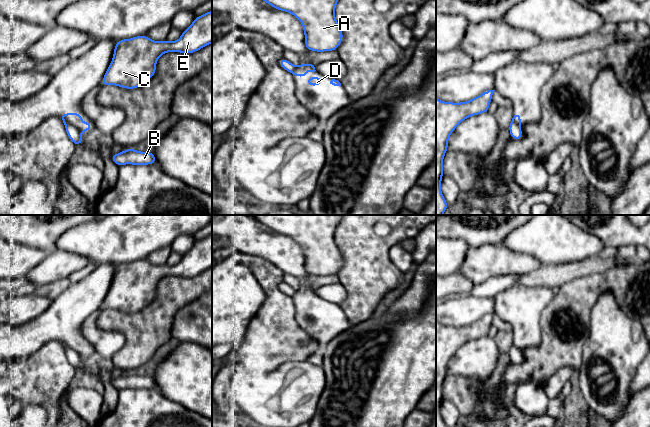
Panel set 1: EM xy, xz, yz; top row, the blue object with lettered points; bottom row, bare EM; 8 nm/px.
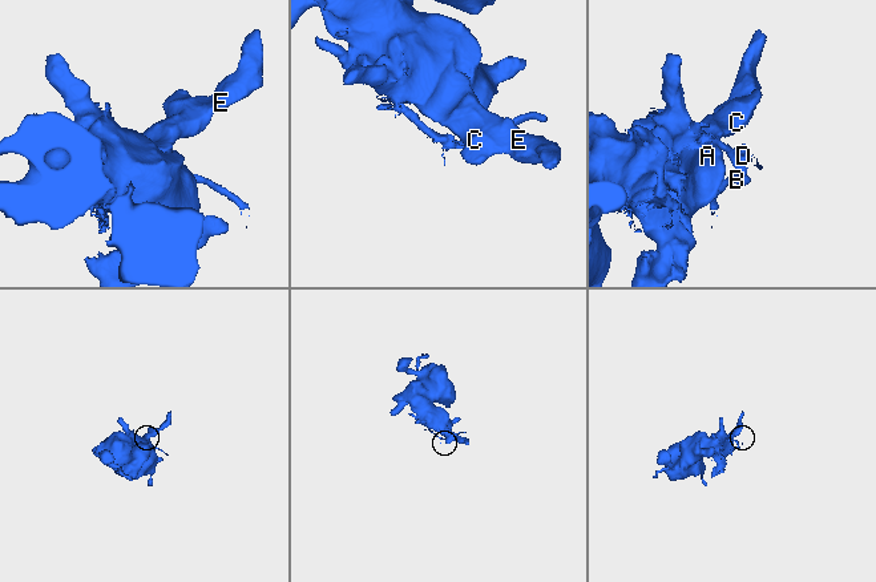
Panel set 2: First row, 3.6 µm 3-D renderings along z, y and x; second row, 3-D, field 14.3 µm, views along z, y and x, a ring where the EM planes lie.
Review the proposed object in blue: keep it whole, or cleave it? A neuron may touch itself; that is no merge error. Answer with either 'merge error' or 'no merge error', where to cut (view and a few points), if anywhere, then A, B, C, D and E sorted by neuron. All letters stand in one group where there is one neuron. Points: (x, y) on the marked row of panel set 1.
merge error | xy (62, 117), (65, 117), (80, 132) | A B C E / D

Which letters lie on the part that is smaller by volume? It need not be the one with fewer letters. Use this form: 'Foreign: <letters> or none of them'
Foreign: D

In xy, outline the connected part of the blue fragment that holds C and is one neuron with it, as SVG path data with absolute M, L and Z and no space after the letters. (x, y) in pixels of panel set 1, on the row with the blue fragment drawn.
M212 10L195 17L192 24L173 42L153 41L147 35L116 41L113 58L100 83L101 86L115 85L125 89L136 89L144 85L156 73L156 64L160 56L167 52L184 54L194 53L212 43Z

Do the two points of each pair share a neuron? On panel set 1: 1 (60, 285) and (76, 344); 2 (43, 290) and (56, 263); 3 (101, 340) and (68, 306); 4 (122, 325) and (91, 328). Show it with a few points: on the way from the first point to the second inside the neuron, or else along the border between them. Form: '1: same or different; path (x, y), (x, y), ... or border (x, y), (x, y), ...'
1: different; border (70, 283), (53, 300)
2: different; border (67, 277), (37, 286)
3: different; border (99, 308), (82, 325), (82, 333), (91, 344)
4: different; border (101, 310), (98, 325), (122, 334)

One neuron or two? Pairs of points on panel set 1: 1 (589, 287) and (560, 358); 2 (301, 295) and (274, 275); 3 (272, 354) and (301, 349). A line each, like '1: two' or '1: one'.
1: one
2: two
3: one

